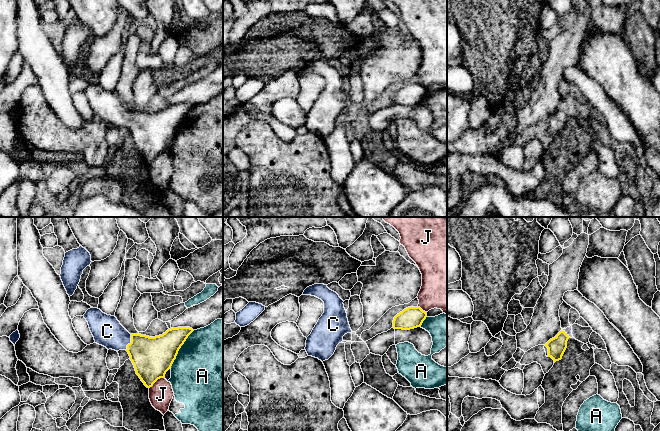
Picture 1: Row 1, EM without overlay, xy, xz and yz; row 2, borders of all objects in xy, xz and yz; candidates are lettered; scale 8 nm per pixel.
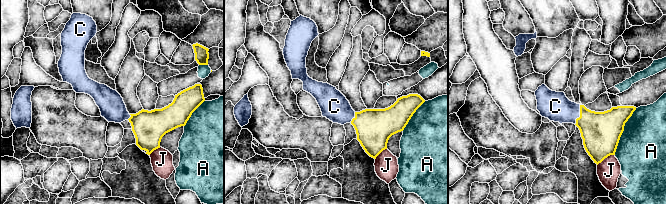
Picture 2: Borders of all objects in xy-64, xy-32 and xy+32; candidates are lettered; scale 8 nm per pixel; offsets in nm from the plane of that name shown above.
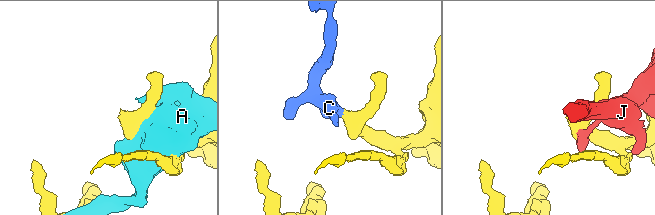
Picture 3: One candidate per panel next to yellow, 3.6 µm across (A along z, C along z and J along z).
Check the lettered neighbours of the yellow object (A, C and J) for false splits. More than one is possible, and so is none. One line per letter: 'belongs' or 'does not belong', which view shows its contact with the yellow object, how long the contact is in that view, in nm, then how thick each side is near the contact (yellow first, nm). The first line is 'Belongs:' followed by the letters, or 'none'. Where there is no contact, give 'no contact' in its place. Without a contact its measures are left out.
Belongs: C
A: does not belong; meets yellow in xy; contact 360 nm long; 320 nm thick on the yellow side, 480 nm on the other
C: belongs; meets yellow in xy; contact 140 nm long; 320 nm thick on the yellow side, 240 nm on the other
J: does not belong; meets yellow in xy; contact 160 nm long; 320 nm thick on the yellow side, 190 nm on the other

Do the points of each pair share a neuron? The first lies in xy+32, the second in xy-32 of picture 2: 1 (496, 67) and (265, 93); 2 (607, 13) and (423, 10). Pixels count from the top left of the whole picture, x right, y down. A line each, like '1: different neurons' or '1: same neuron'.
1: different neurons
2: different neurons

